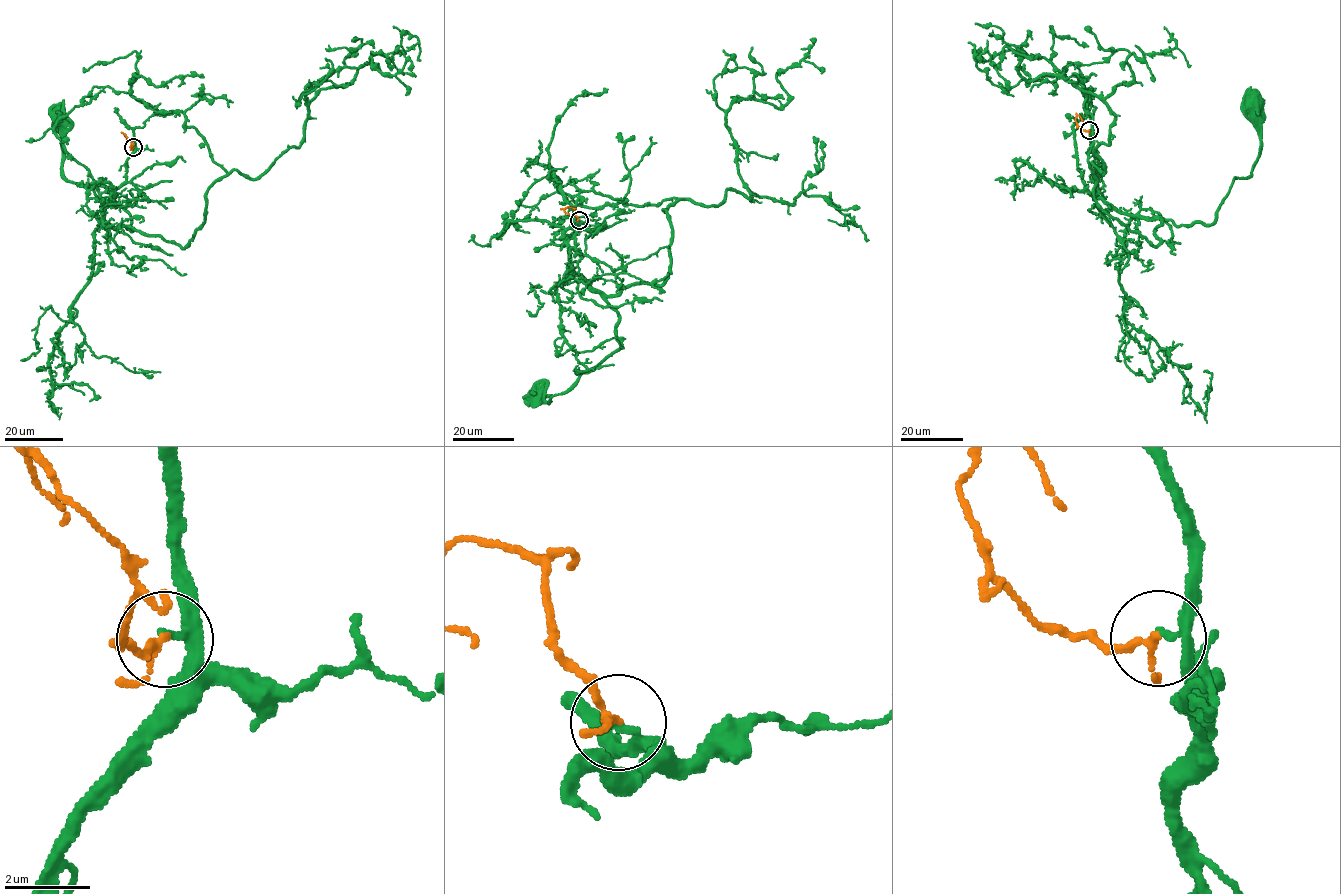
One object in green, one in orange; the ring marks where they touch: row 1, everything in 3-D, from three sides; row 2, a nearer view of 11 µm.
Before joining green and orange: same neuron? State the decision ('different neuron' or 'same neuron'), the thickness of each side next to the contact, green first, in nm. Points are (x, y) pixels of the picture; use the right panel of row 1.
same neuron | 140/140 nm

